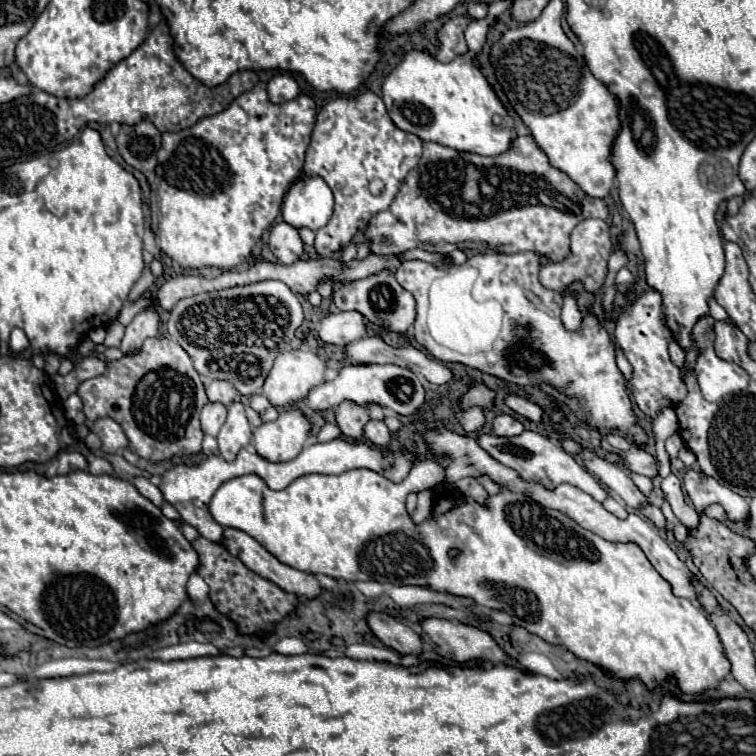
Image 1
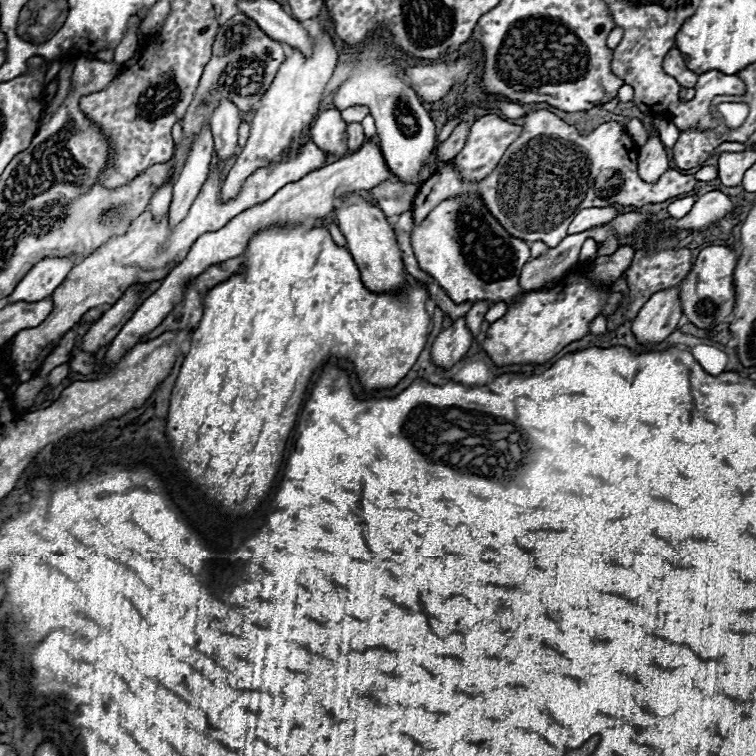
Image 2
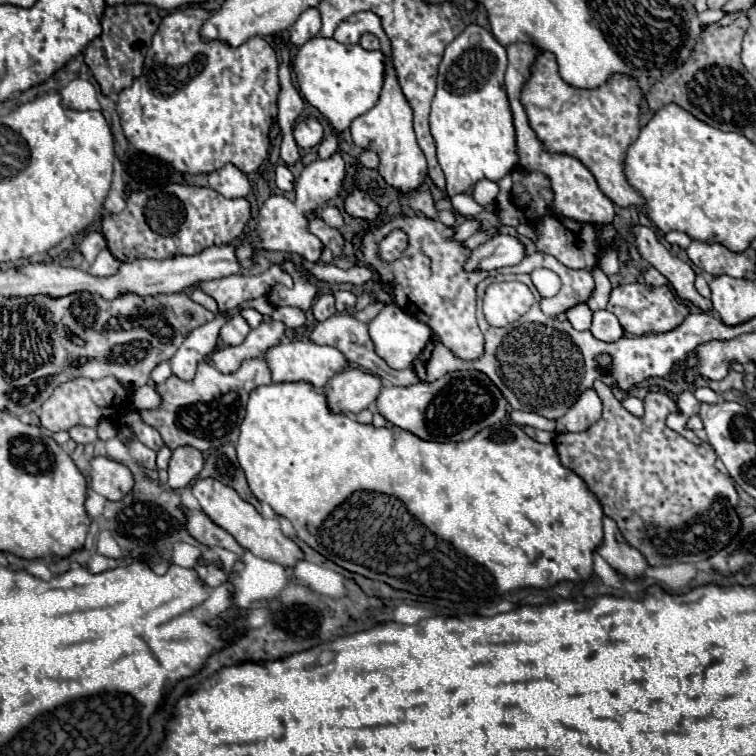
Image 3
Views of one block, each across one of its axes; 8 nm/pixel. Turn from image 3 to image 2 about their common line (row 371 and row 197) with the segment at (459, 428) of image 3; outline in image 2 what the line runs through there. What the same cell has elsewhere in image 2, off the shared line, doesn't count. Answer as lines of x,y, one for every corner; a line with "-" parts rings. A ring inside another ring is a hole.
458,196
438,204
436,216
414,226
412,248
420,268
430,274
456,304
488,300
490,304
506,302
512,306
516,296
524,294
518,278
522,266
530,260
530,248
524,240
510,236
490,212
482,208
478,196

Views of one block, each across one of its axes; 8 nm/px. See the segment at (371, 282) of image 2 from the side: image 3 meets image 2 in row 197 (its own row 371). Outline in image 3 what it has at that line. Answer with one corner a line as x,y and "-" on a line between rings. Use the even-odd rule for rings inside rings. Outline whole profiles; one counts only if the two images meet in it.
350,368
336,374
324,388
328,408
336,414
358,414
370,408
380,392
380,378

